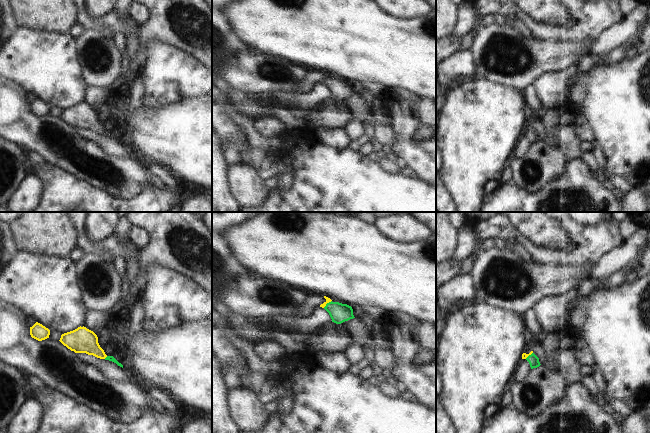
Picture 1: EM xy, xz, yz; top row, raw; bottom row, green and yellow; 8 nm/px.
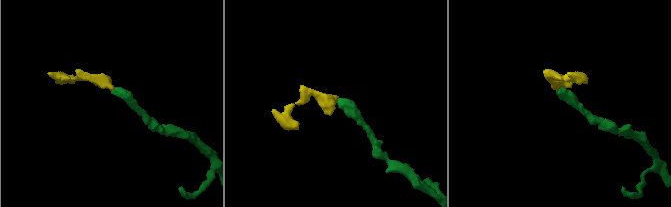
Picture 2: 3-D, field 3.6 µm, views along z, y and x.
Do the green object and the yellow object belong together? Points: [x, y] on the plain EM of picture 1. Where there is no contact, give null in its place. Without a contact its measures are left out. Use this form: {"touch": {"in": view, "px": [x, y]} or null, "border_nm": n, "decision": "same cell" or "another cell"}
{"touch": {"in": "xy", "px": [106, 133]}, "border_nm": 40, "decision": "same cell"}

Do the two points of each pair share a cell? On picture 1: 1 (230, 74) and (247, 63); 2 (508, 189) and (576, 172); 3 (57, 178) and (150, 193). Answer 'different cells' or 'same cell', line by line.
1: same cell
2: same cell
3: same cell

